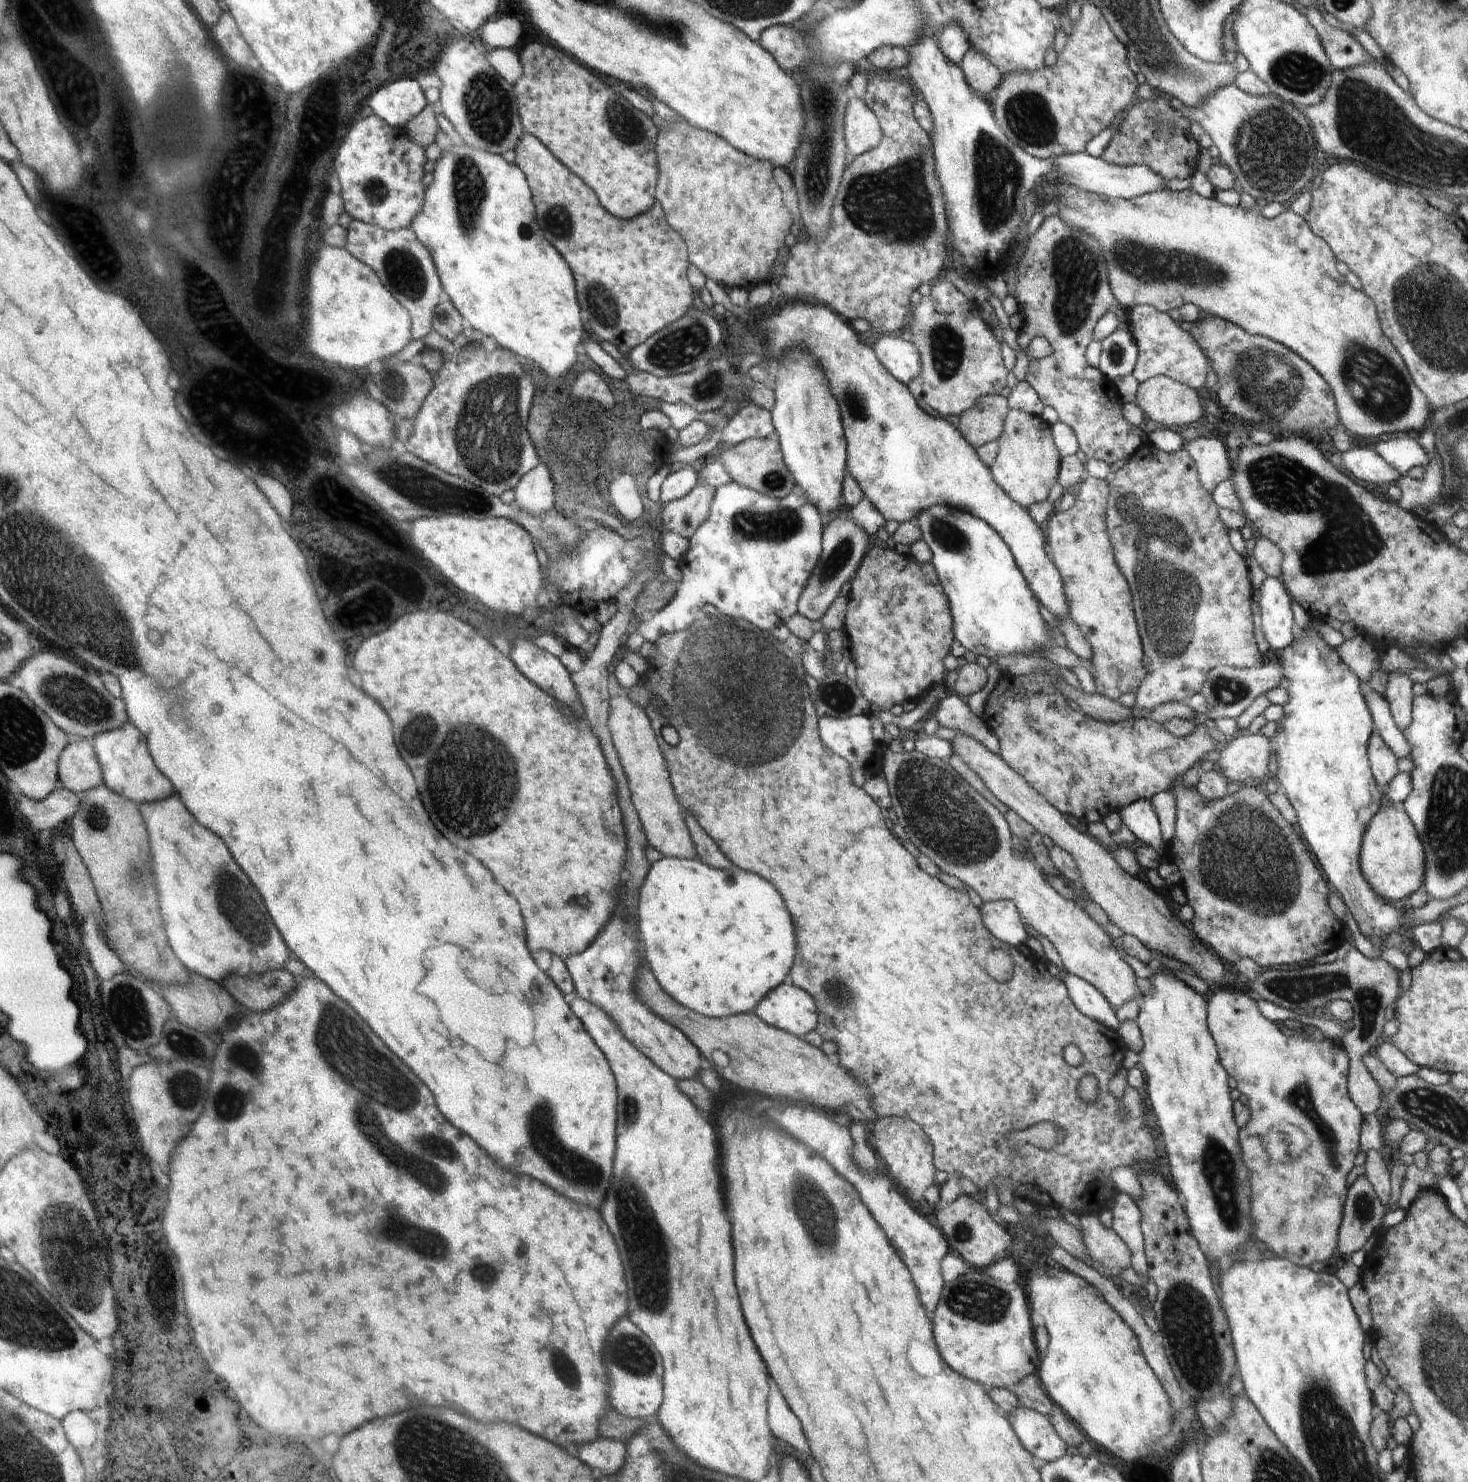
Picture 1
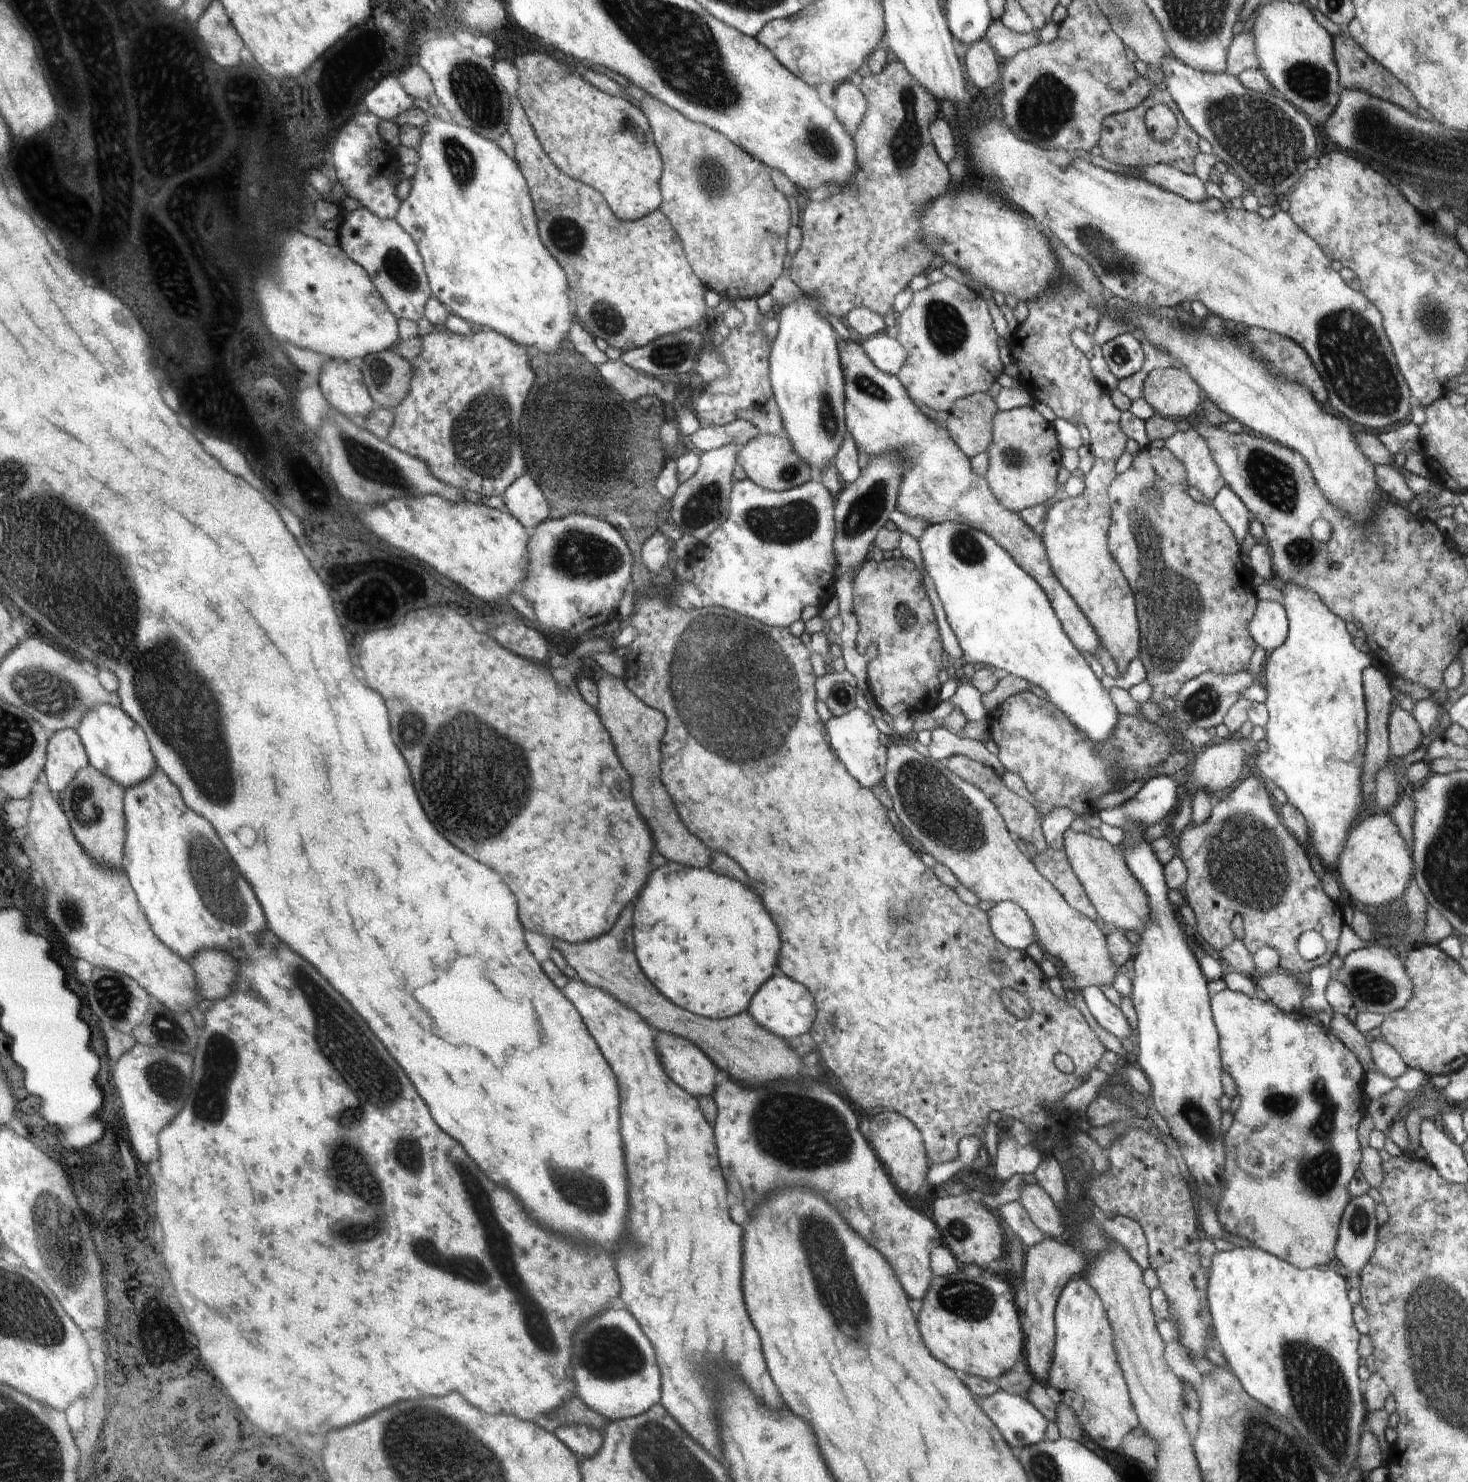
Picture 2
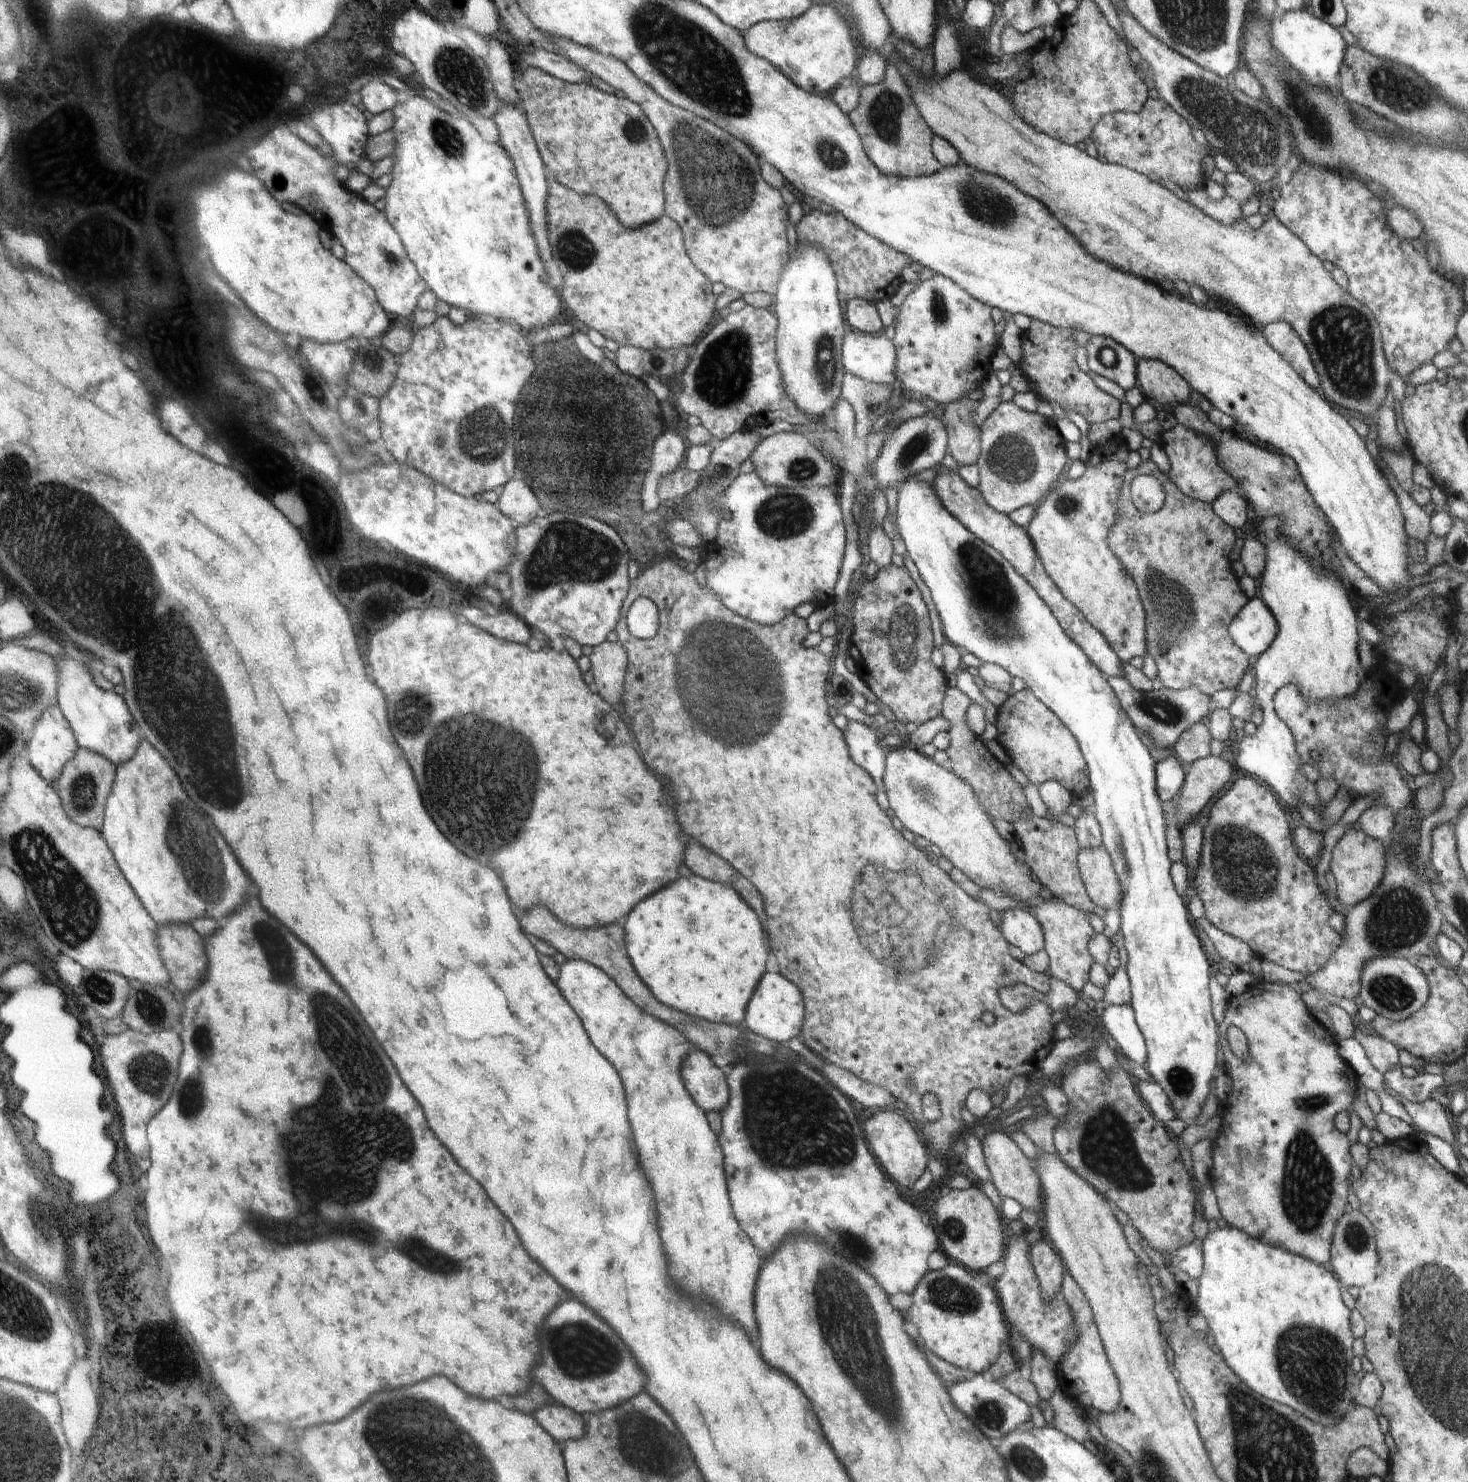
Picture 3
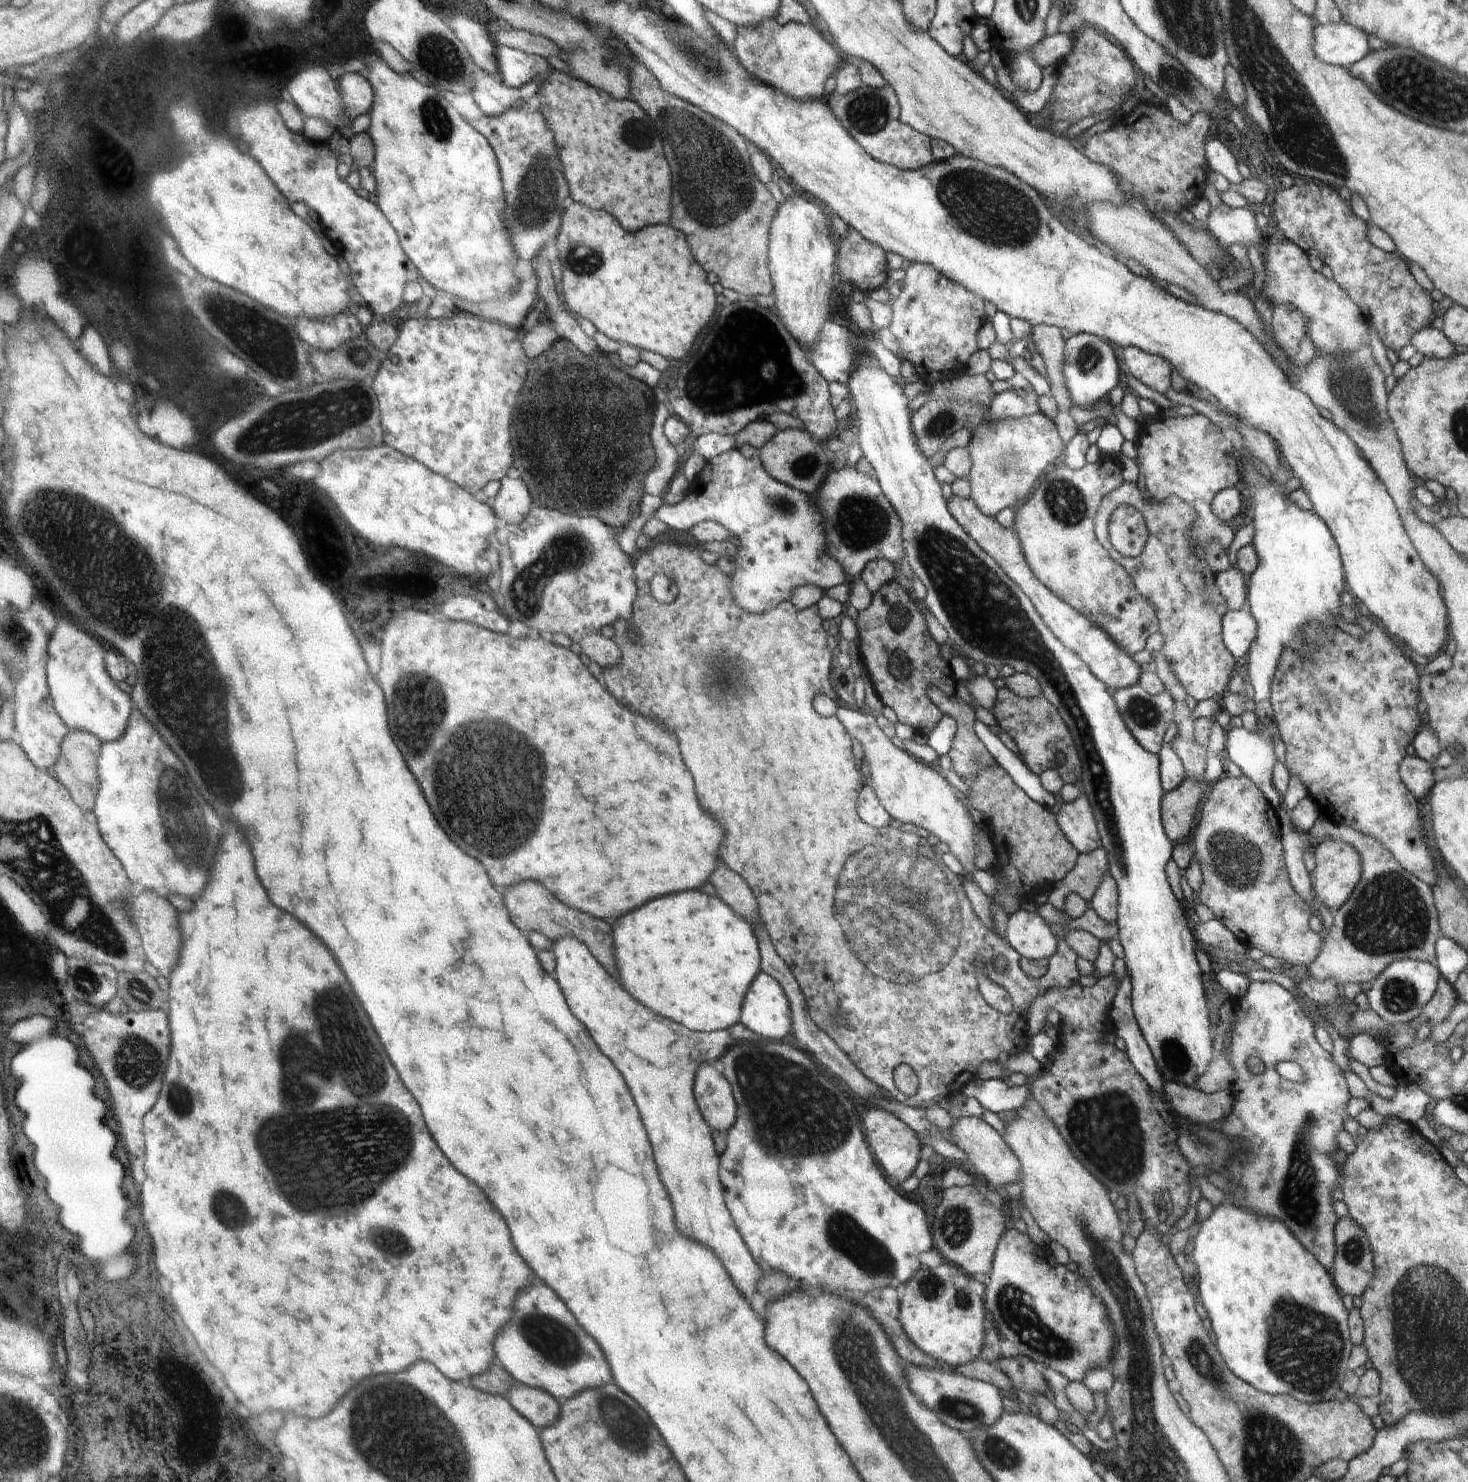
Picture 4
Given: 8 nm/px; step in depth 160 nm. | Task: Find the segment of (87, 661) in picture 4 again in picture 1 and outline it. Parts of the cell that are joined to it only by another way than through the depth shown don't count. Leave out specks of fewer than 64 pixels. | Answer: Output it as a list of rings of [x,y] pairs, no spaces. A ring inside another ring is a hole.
[[[128,723],[121,729],[98,735],[92,739],[105,774],[105,784],[114,792],[123,794],[139,805],[157,803],[174,794],[173,783],[157,765],[149,745],[149,738],[137,727]]]

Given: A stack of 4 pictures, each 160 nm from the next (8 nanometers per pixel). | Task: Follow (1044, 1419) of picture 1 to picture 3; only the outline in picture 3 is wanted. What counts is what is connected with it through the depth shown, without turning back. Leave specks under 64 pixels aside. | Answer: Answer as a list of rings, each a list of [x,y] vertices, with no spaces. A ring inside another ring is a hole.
[[[976,1373],[972,1380],[956,1382],[954,1386],[948,1388],[950,1396],[954,1398],[954,1404],[970,1418],[970,1422],[974,1422],[974,1426],[982,1426],[982,1432],[988,1438],[1002,1440],[1006,1434],[1013,1433],[1018,1428],[1022,1429],[1026,1420],[1031,1419],[1030,1406],[1024,1399],[1006,1390],[998,1381],[984,1379],[980,1373]]]

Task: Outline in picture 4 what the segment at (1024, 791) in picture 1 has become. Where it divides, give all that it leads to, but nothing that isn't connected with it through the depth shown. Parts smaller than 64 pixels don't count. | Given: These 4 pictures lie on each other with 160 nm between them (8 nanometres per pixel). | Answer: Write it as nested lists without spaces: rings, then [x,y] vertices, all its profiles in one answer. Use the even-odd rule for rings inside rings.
[[[1100,846],[1092,853],[1082,853],[1078,859],[1078,866],[1074,868],[1060,881],[1057,882],[1049,895],[1049,902],[1054,908],[1064,912],[1065,897],[1069,894],[1079,894],[1088,902],[1094,894],[1103,877],[1109,872],[1107,850]]]

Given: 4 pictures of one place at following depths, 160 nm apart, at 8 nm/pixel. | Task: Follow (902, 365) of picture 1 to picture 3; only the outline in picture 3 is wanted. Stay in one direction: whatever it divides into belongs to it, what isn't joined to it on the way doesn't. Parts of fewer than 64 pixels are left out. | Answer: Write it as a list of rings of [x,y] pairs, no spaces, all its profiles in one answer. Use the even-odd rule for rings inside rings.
[[[850,330],[845,337],[842,366],[864,382],[893,385],[897,379],[897,350],[885,336]]]

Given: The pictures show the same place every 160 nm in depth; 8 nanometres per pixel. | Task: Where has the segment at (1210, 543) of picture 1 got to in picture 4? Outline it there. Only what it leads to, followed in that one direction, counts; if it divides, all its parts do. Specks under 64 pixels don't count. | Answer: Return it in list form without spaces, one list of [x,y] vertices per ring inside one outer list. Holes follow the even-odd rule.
[[[1126,481],[1104,497],[1100,506],[1097,506],[1098,510],[1093,513],[1097,539],[1102,546],[1111,544],[1110,515],[1121,504],[1133,506],[1143,514],[1148,532],[1147,543],[1137,557],[1122,556],[1112,547],[1108,550],[1110,558],[1124,568],[1136,590],[1154,607],[1159,632],[1164,639],[1162,652],[1169,659],[1172,674],[1181,682],[1187,694],[1198,703],[1223,696],[1234,675],[1237,659],[1223,641],[1221,624],[1228,608],[1216,585],[1217,573],[1194,554],[1196,546],[1191,541],[1189,531],[1198,515],[1180,497],[1172,495],[1164,501],[1155,501],[1148,489],[1142,491],[1138,483]]]

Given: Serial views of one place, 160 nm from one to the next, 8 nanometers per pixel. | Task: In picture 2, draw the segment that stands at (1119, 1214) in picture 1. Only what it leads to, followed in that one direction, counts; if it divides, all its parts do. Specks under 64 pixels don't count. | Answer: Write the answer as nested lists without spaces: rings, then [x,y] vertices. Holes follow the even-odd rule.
[[[1093,1203],[1094,1220],[1097,1225],[1112,1236],[1116,1242],[1120,1242],[1122,1248],[1136,1260],[1136,1264],[1144,1272],[1150,1269],[1150,1260],[1148,1260],[1148,1241],[1144,1230],[1140,1224],[1128,1216],[1116,1215],[1115,1218],[1109,1219],[1105,1212],[1096,1207]]]

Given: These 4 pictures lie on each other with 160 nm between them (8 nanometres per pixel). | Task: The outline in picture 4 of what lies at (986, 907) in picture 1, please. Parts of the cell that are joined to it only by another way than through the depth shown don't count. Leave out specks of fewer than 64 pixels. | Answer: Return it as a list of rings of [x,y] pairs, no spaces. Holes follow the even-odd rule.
[[[1031,908],[1010,914],[1005,937],[1019,955],[1030,960],[1049,959],[1057,952],[1053,928]]]

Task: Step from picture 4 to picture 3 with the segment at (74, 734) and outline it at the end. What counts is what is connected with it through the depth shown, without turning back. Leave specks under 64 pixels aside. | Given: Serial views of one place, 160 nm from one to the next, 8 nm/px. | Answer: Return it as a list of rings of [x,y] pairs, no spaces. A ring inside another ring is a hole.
[[[79,750],[77,758],[66,766],[58,783],[58,788],[69,816],[82,826],[92,826],[103,831],[107,812],[107,803],[114,793],[117,782],[118,768],[105,755],[97,754],[92,750]]]

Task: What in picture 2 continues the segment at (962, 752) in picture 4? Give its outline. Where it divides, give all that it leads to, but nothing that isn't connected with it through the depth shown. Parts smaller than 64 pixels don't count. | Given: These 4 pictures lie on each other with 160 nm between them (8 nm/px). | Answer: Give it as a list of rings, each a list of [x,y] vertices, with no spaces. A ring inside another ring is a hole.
[[[956,754],[948,758],[947,767],[959,778],[965,779],[966,782],[973,783],[974,786],[980,788],[982,792],[984,792],[986,798],[996,806],[1001,816],[1004,816],[1005,823],[1008,824],[1009,830],[1015,837],[1030,842],[1030,844],[1036,847],[1036,850],[1042,850],[1042,852],[1044,852],[1044,850],[1048,848],[1041,828],[1041,822],[1038,820],[1041,816],[1038,814],[1035,807],[1028,803],[1028,800],[1024,800],[1022,796],[1018,796],[1018,794],[1009,790],[1001,777],[996,776],[996,772],[994,772],[990,766],[986,766],[986,764],[982,764],[982,762],[976,762],[969,754]]]

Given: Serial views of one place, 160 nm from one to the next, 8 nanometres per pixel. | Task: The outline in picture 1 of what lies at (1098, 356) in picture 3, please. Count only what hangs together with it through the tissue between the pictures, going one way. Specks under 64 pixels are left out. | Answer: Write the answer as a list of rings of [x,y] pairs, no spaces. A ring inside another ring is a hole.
[[[1118,328],[1101,343],[1102,355],[1098,369],[1102,374],[1114,381],[1114,378],[1122,378],[1134,372],[1138,360],[1138,346],[1130,329]]]

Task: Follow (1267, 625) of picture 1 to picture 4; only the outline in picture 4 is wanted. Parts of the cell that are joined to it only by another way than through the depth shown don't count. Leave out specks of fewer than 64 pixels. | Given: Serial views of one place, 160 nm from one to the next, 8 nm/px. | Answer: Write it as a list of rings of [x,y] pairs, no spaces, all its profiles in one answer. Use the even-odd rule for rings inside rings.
[[[1244,604],[1240,610],[1228,610],[1222,619],[1224,644],[1236,659],[1249,651],[1257,638],[1257,622],[1251,616],[1250,606]]]

